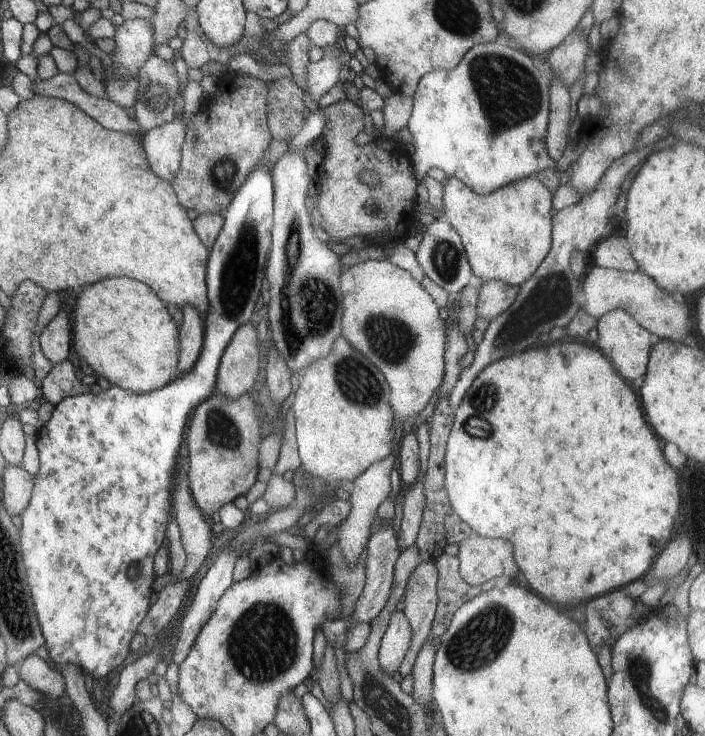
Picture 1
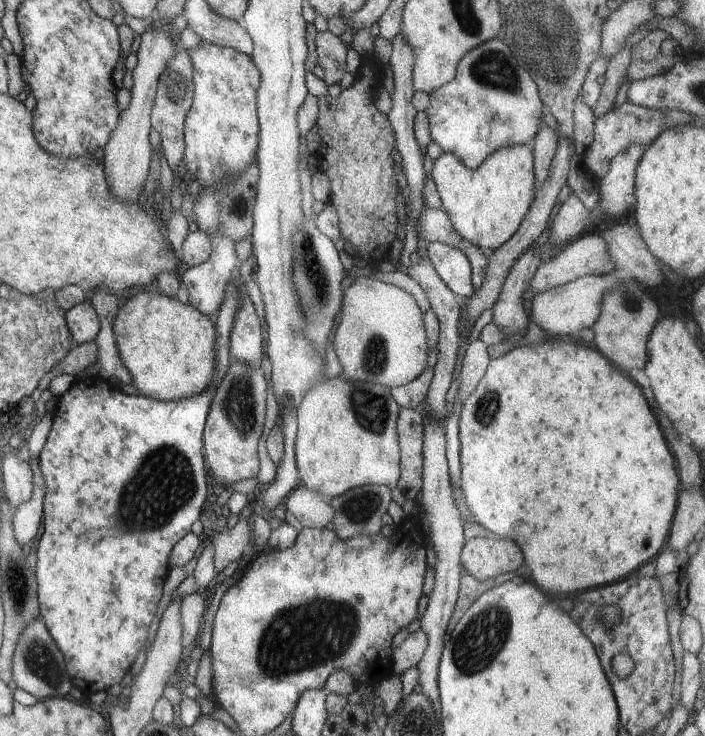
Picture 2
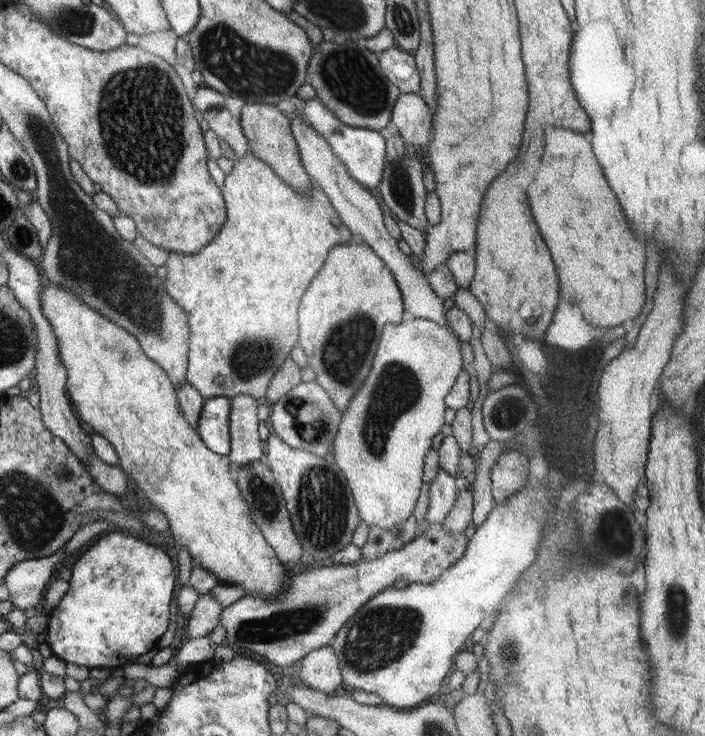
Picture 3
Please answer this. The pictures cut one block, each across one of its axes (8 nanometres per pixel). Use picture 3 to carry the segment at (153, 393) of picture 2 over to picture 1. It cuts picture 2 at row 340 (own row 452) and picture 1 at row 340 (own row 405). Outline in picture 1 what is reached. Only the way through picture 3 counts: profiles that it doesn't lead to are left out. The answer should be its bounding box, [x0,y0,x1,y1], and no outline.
[71,277,178,393]

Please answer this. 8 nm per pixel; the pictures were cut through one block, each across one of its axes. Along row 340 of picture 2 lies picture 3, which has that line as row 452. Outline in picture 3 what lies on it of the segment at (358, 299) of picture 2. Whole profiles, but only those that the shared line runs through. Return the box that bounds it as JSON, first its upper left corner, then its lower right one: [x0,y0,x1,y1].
[333,318,463,530]

